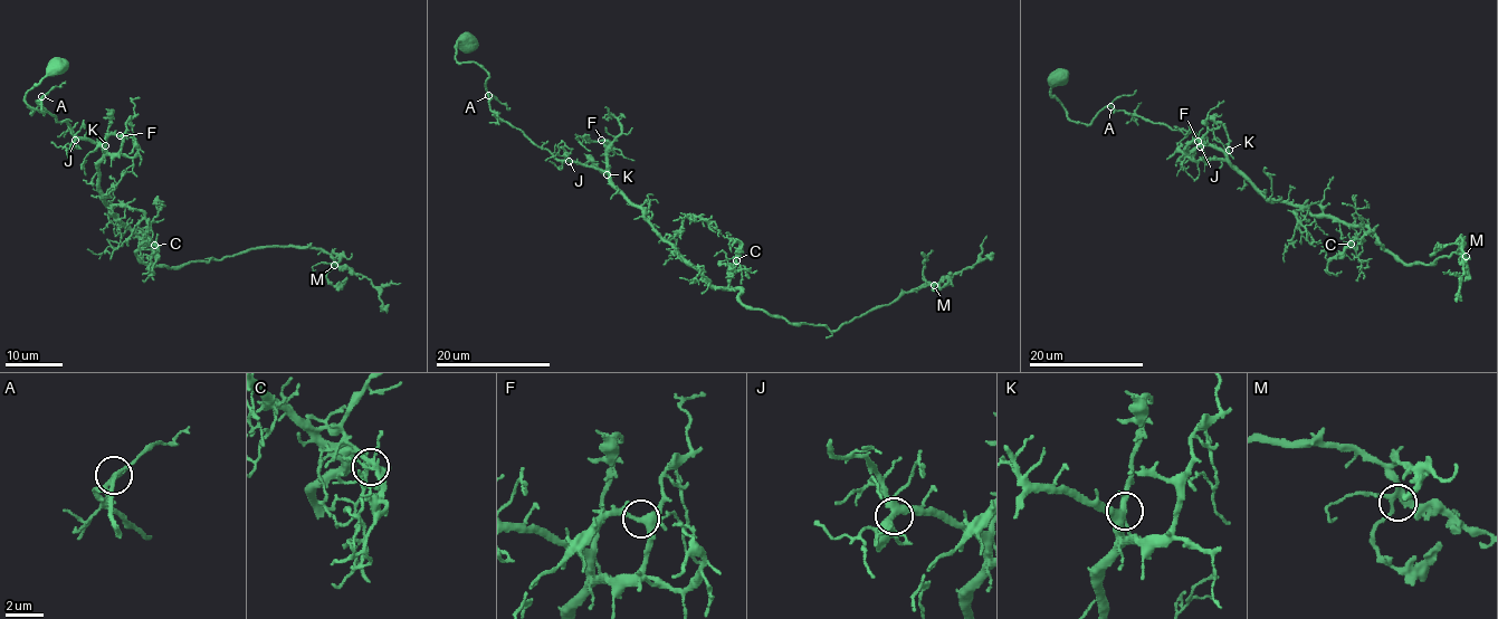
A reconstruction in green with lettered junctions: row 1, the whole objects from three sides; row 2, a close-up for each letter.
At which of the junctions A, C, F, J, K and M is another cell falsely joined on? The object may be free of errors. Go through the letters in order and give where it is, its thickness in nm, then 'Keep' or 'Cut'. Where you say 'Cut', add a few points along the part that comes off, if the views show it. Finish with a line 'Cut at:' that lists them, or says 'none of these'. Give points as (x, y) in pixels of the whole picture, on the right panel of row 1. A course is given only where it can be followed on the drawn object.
A: Place: (1110, 106). Thickness 200 nm. Keep
C: Place: (1351, 244). Thickness 280 nm. Keep
F: Place: (1198, 141). Thickness 280 nm. Keep
J: Place: (1200, 146). Thickness 320 nm. Keep
K: Place: (1229, 150). Thickness 320 nm. Keep
M: Place: (1466, 256). Thickness 280 nm. Keep
Cut at: none of these

